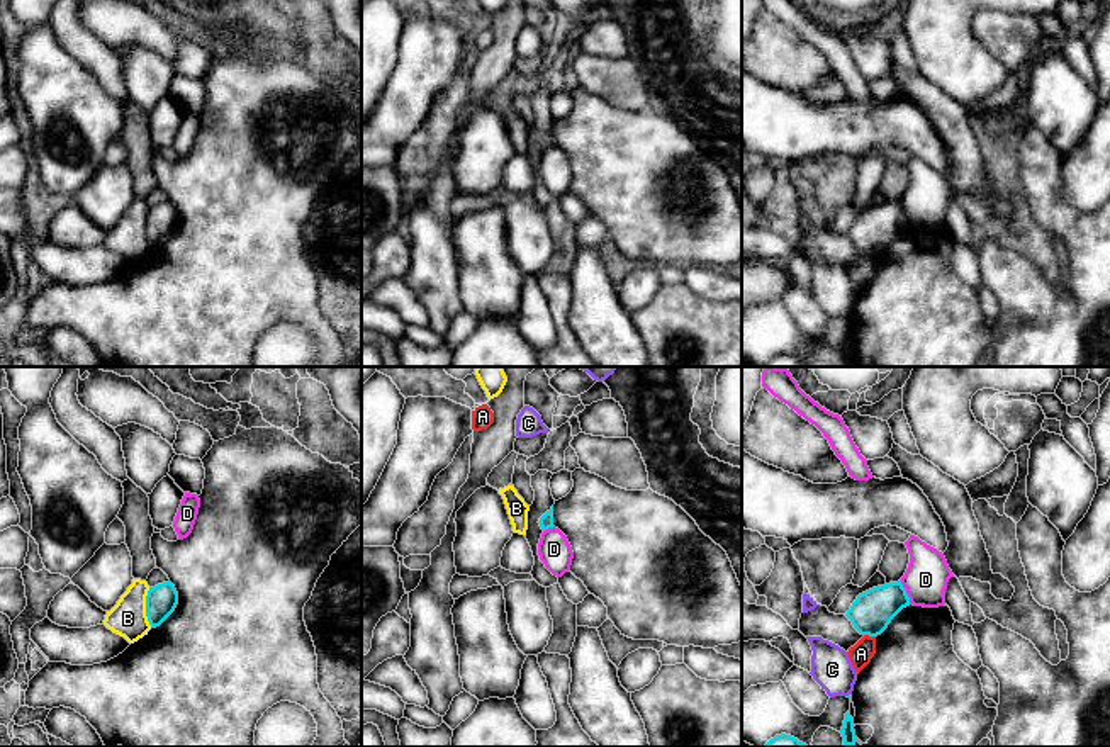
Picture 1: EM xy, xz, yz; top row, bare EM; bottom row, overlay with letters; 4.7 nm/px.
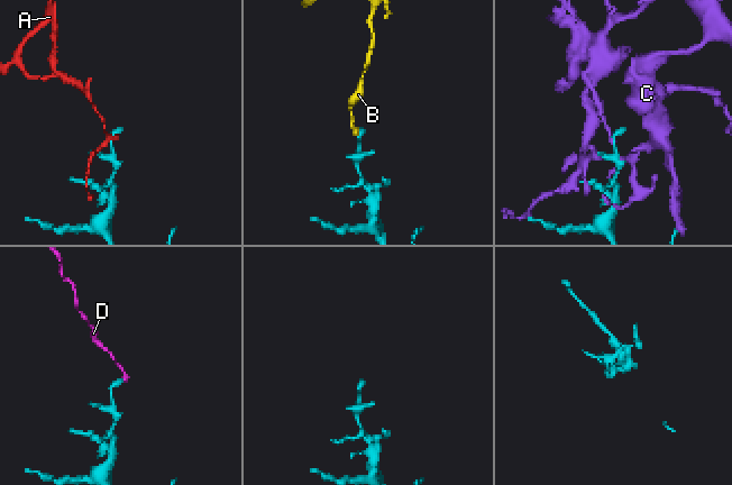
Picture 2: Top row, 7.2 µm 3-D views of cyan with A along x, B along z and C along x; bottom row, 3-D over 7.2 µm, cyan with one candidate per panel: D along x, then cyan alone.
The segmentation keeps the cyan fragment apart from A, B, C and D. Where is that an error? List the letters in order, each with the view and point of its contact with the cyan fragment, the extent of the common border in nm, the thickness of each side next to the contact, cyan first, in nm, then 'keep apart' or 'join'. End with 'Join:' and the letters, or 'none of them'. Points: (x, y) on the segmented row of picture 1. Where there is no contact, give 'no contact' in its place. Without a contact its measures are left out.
A: yz (869, 635) | 60 nm | 200/110 nm | keep apart
B: xy (146, 608) | 190 nm | 150/180 nm | keep apart
C: yz (849, 695) | 30 nm | 20/190 nm | keep apart
D: yz (905, 593) | 120 nm | 200/200 nm | keep apart
Join: none of them

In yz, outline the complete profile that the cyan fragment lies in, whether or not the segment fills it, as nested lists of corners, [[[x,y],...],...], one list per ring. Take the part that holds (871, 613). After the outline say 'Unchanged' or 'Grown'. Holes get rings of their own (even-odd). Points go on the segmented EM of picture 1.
[[[898,581],[859,594],[845,616],[861,635],[877,637],[906,606],[910,606],[910,598]]]. Unchanged

